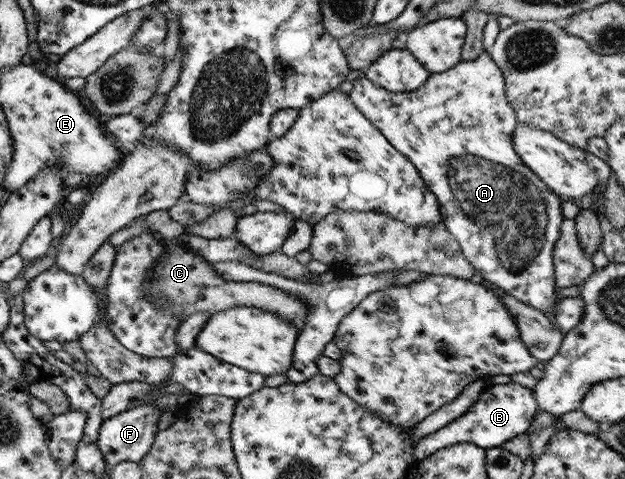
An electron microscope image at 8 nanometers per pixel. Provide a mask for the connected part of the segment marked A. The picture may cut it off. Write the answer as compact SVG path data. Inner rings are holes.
M486 51L478 55L475 59L469 61L459 61L452 68L442 72L429 73L428 79L422 86L408 93L392 93L379 88L369 82L365 76L352 82L352 90L347 94L352 104L378 129L382 136L398 152L402 153L416 169L416 172L425 182L426 188L436 197L438 208L441 209L440 216L445 230L454 237L459 244L463 257L470 263L475 270L477 279L495 288L497 291L506 295L513 296L516 300L539 310L542 313L554 313L557 302L560 297L557 294L555 280L553 275L553 264L551 261L551 252L554 242L560 235L560 224L562 224L562 213L560 213L560 204L562 199L558 198L549 188L520 160L517 152L514 152L512 135L517 120L513 115L513 110L509 107L504 96L504 78L501 70L494 64L494 61L486 54Z

